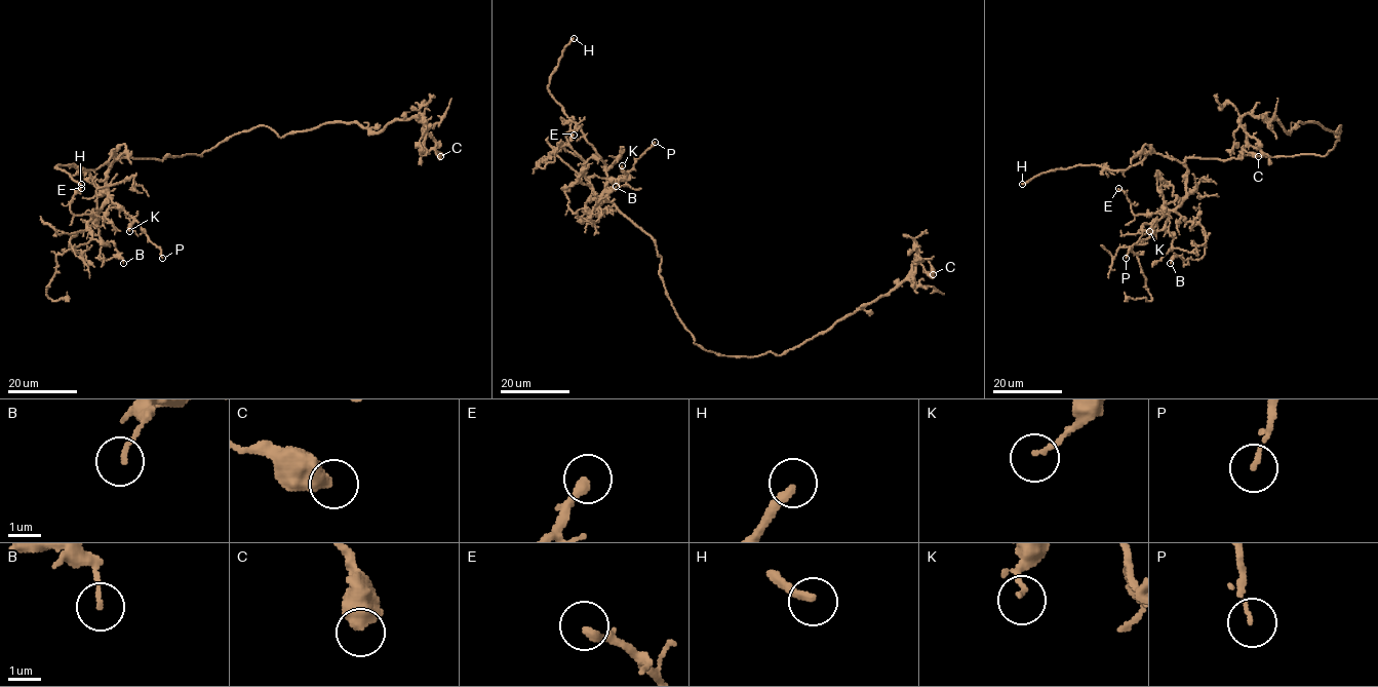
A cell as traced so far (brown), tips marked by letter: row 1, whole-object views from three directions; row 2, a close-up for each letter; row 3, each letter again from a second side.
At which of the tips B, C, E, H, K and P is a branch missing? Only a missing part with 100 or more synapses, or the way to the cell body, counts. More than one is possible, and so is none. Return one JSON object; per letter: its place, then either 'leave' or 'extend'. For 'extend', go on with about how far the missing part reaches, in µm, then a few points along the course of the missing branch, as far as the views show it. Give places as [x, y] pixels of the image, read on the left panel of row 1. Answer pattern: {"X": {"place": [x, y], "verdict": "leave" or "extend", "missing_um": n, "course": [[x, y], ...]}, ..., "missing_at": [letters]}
{"B": {"place": [123, 263], "verdict": "leave"}, "C": {"place": [440, 156], "verdict": "leave"}, "E": {"place": [81, 188], "verdict": "leave"}, "H": {"place": [81, 184], "verdict": "extend", "missing_um": 50}, "K": {"place": [129, 231], "verdict": "leave"}, "P": {"place": [162, 258], "verdict": "leave"}, "missing_at": ["H"]}

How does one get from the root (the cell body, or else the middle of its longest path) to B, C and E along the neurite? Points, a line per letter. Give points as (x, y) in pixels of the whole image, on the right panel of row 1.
B: (1298, 154), (1186, 158), (1186, 196), (1176, 212), (1203, 228), (1205, 254), (1195, 260), (1175, 256), (1170, 263)
C: (1298, 154), (1326, 155), (1340, 125), (1337, 137), (1314, 122), (1288, 131), (1246, 114), (1243, 150), (1258, 156)
E: (1298, 154), (1186, 158), (1186, 196), (1175, 208), (1155, 213), (1135, 215), (1127, 195), (1118, 188)

